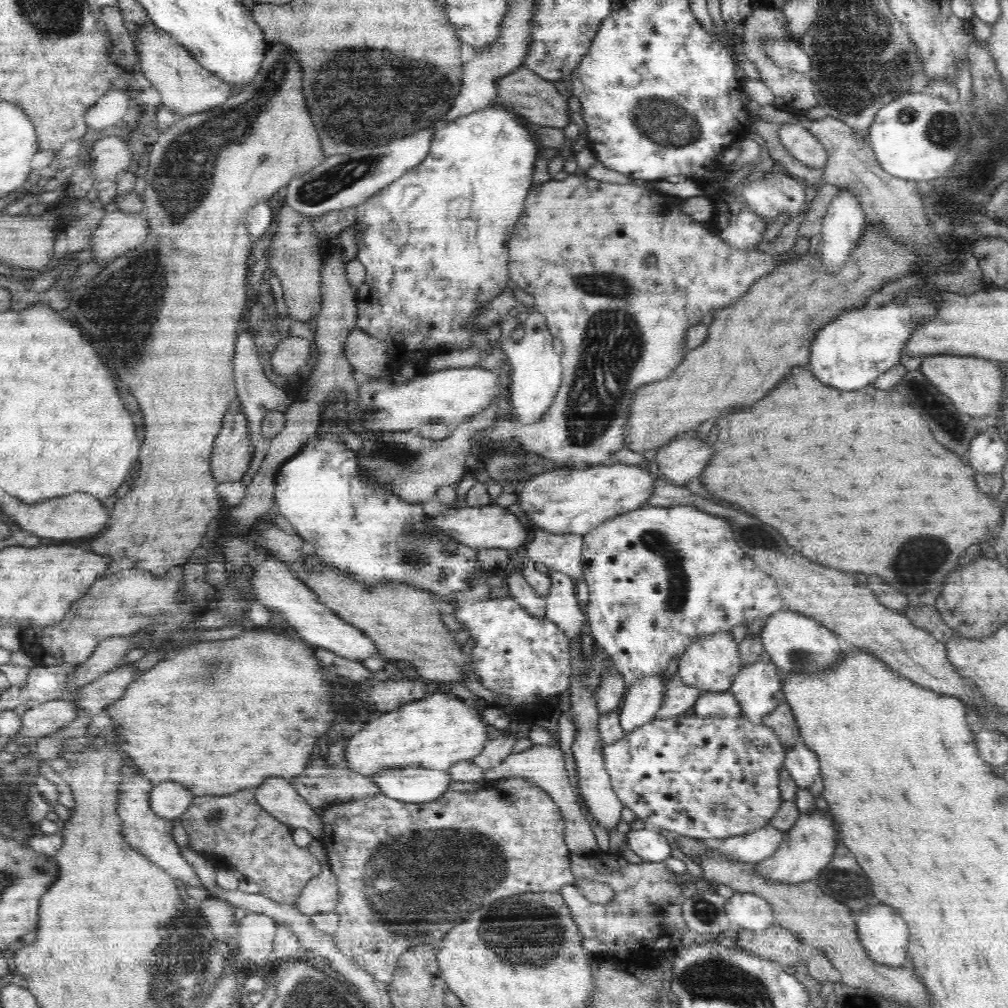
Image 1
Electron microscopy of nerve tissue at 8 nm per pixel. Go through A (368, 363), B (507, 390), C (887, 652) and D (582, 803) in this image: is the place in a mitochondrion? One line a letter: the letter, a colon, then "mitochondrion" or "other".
A: other
B: other
C: other
D: other

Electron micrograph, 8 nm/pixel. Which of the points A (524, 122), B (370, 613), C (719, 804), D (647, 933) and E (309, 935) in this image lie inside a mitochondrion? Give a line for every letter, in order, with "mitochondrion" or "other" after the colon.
A: other
B: other
C: mitochondrion
D: other
E: other

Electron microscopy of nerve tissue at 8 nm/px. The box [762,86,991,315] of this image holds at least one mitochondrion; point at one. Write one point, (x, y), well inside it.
(943, 129)

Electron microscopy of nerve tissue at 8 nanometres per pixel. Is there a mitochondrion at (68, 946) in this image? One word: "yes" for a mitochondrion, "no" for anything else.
no

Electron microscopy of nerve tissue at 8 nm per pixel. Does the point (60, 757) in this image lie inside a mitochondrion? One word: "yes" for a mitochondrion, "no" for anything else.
no

